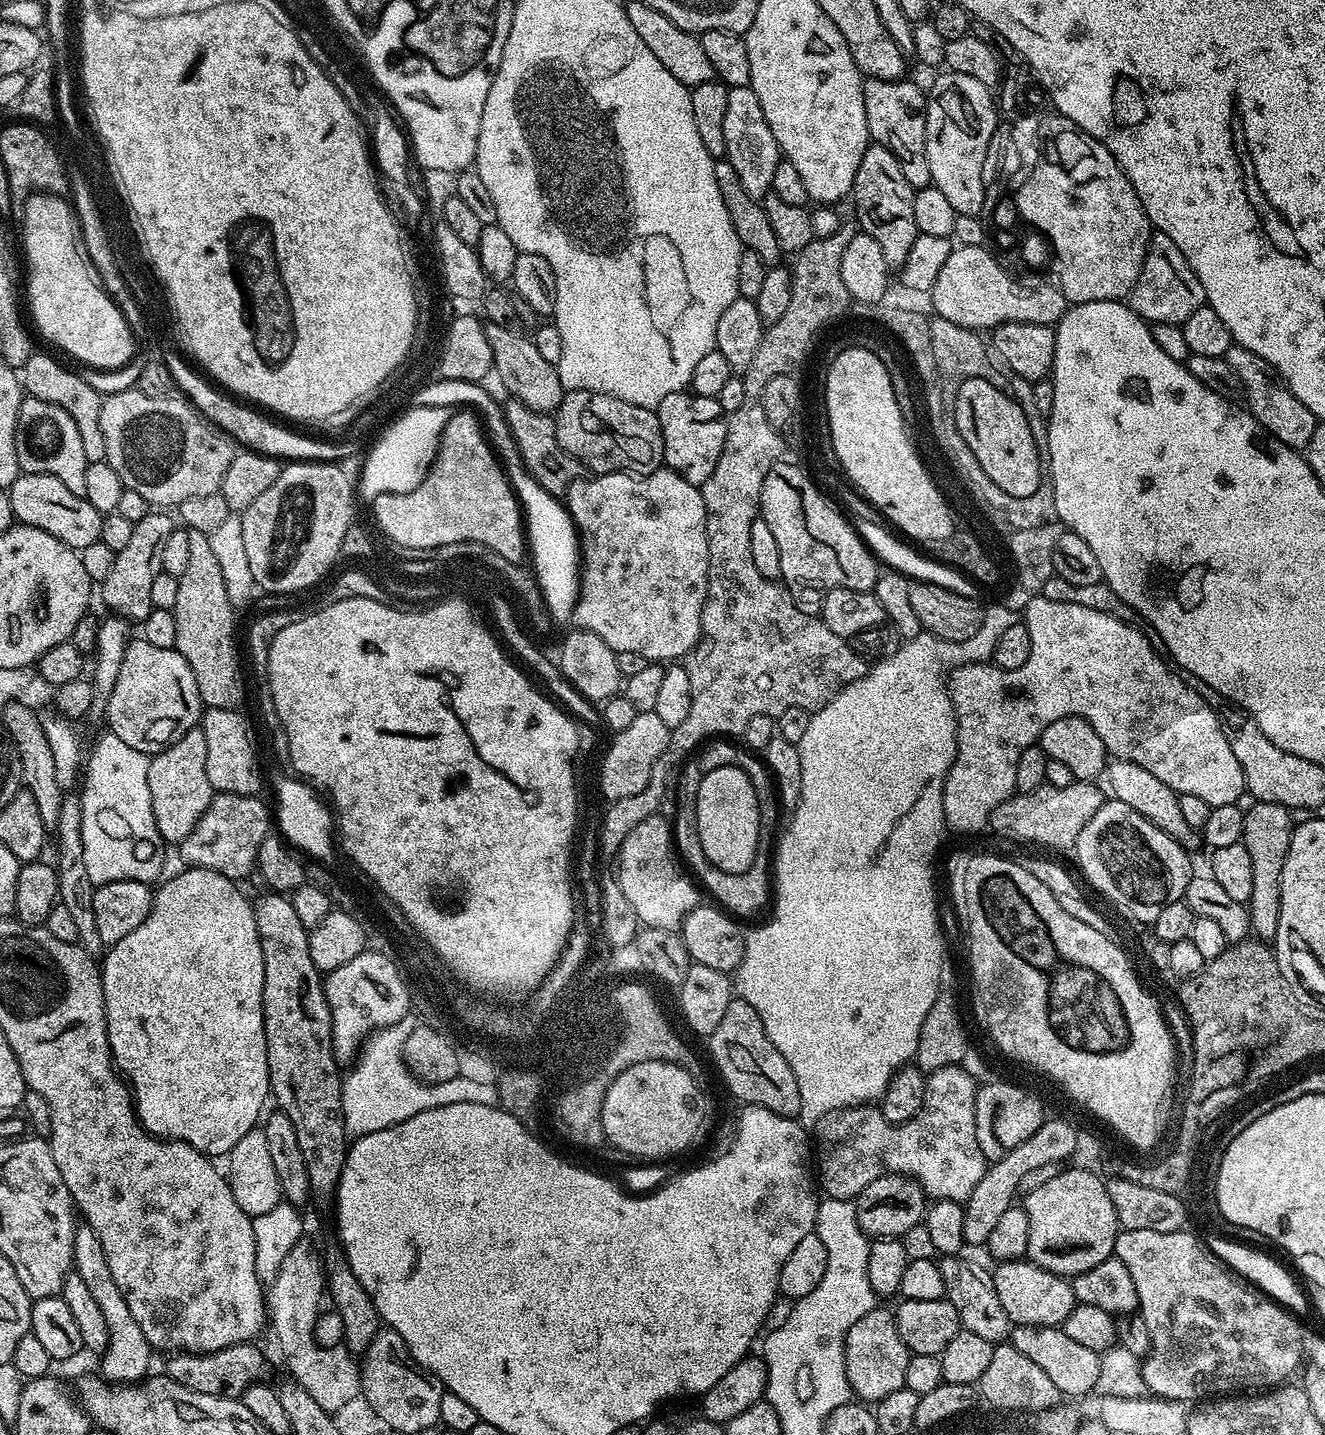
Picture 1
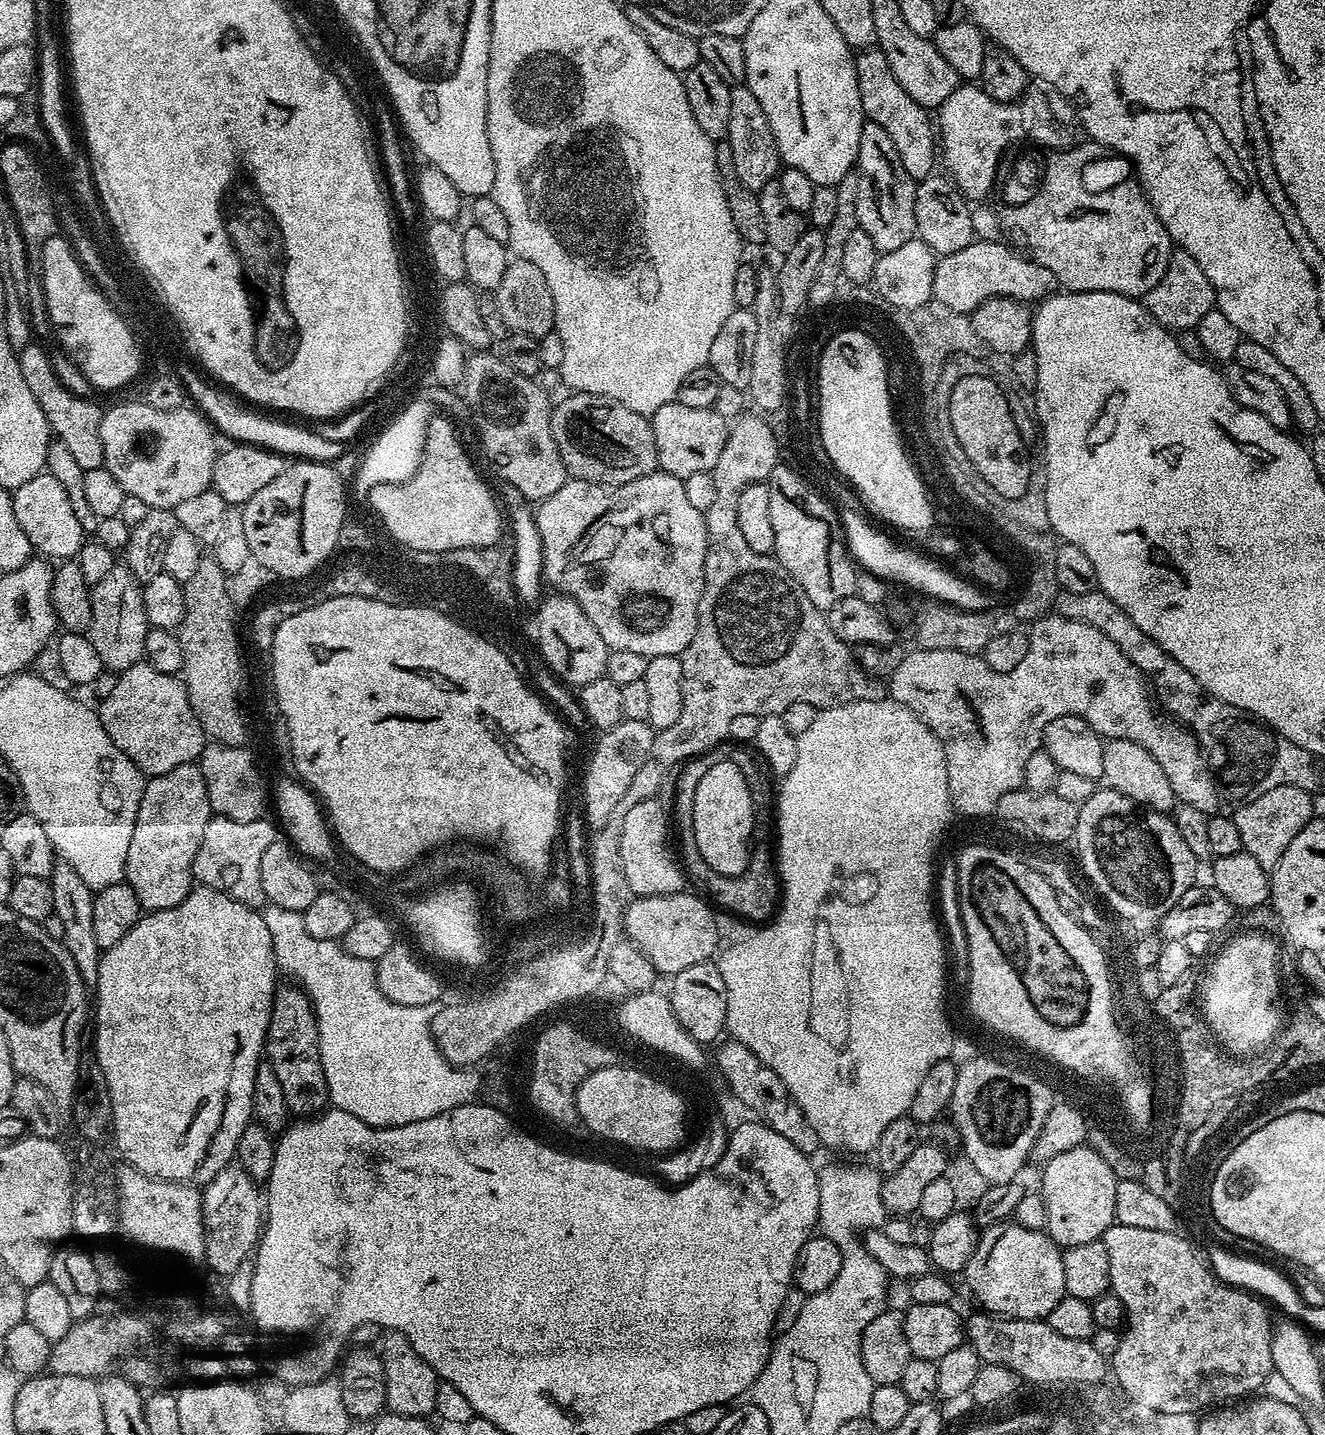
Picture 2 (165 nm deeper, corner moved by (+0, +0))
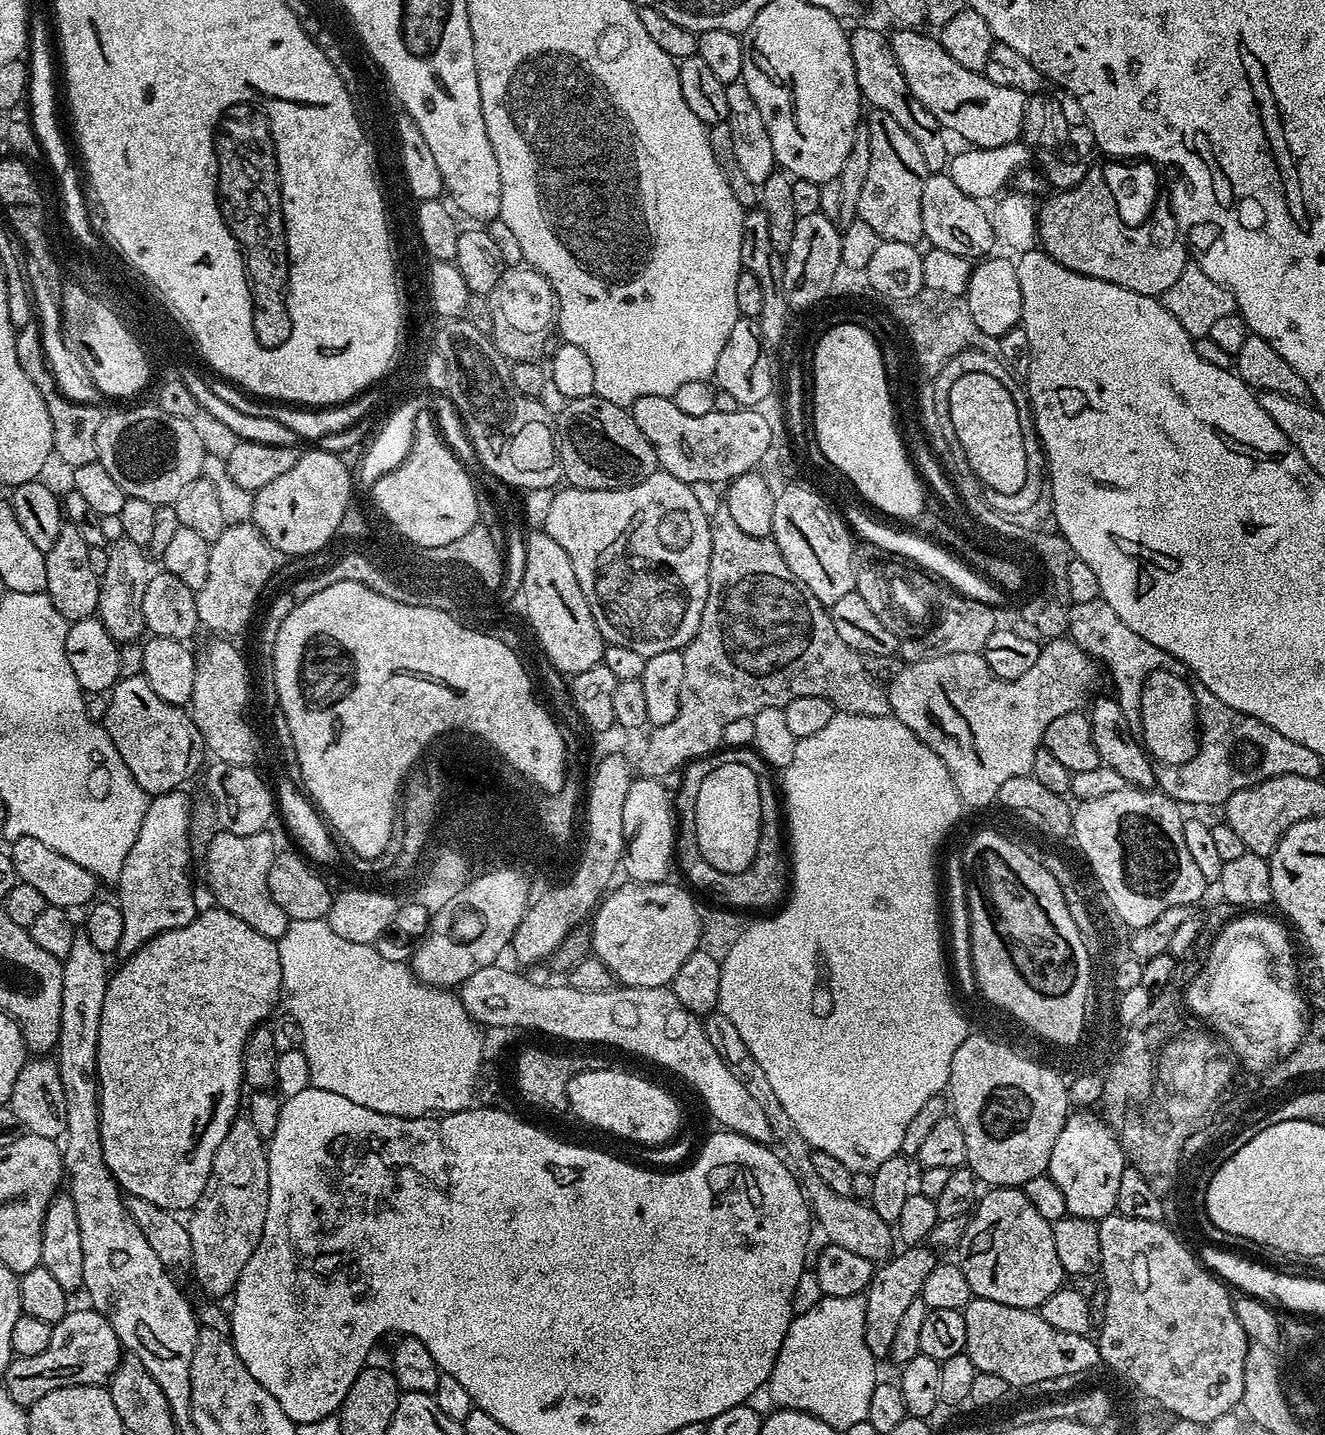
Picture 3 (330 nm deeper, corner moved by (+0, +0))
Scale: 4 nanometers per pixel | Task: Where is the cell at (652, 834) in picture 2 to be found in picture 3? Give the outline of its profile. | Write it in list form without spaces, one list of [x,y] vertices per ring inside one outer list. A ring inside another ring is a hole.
[[[656,778],[633,779],[630,790],[626,794],[626,803],[622,805],[622,822],[624,823],[624,858],[622,872],[629,881],[637,884],[662,884],[669,879],[668,871],[673,871],[676,854],[676,830],[678,821],[674,815],[674,800]]]

